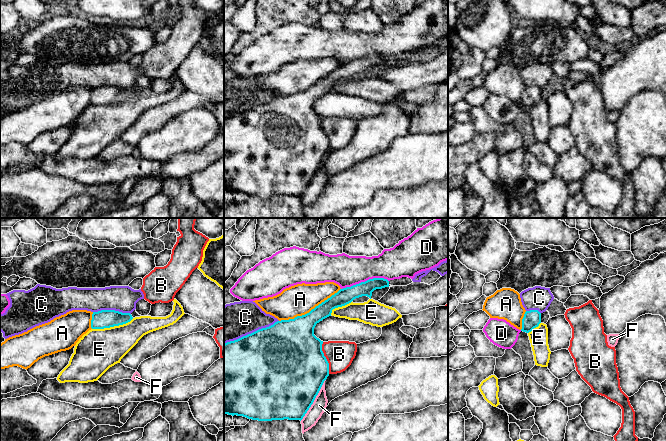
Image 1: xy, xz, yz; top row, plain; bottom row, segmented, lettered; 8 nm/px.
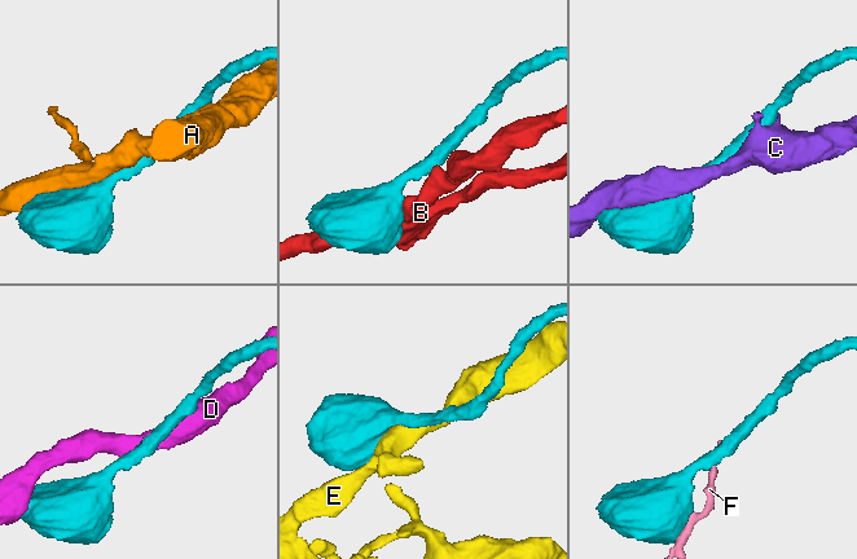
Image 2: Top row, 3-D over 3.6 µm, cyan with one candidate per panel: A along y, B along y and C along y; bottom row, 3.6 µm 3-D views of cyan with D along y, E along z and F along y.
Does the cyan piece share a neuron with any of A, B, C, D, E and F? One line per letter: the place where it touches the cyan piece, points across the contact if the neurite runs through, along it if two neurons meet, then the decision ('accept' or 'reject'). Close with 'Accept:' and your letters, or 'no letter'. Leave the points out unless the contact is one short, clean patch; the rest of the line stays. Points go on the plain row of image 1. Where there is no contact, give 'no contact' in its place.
A: contact xz (310, 87); reject
B: contact xz (325, 134); reject
C: contact xz (251, 109); reject
D: contact xz (365, 57); reject
E: contact xy (112, 102); border xy (133, 94), (122, 100), (92, 105); reject
F: contact xz (314, 175); border xz (325, 155), (313, 179), (300, 196); reject
Accept: no letter

